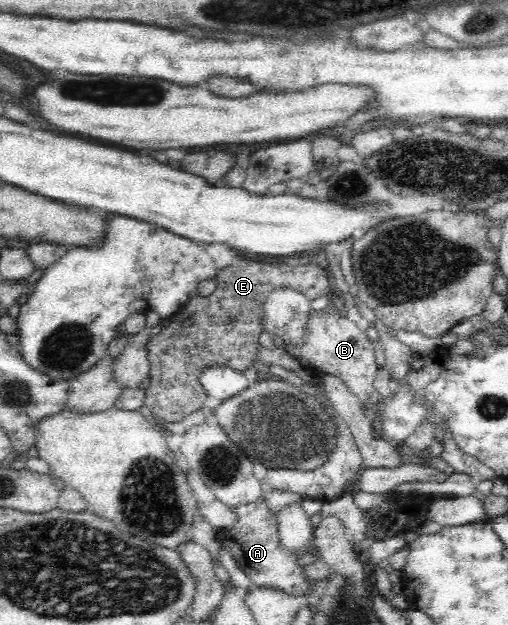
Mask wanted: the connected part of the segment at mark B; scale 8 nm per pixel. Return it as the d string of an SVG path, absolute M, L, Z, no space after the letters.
M334 308L311 312L307 327L308 336L304 344L298 348L285 346L285 351L301 365L312 365L322 373L340 377L348 390L365 406L375 389L373 380L378 370L373 354L374 344L343 311Z

